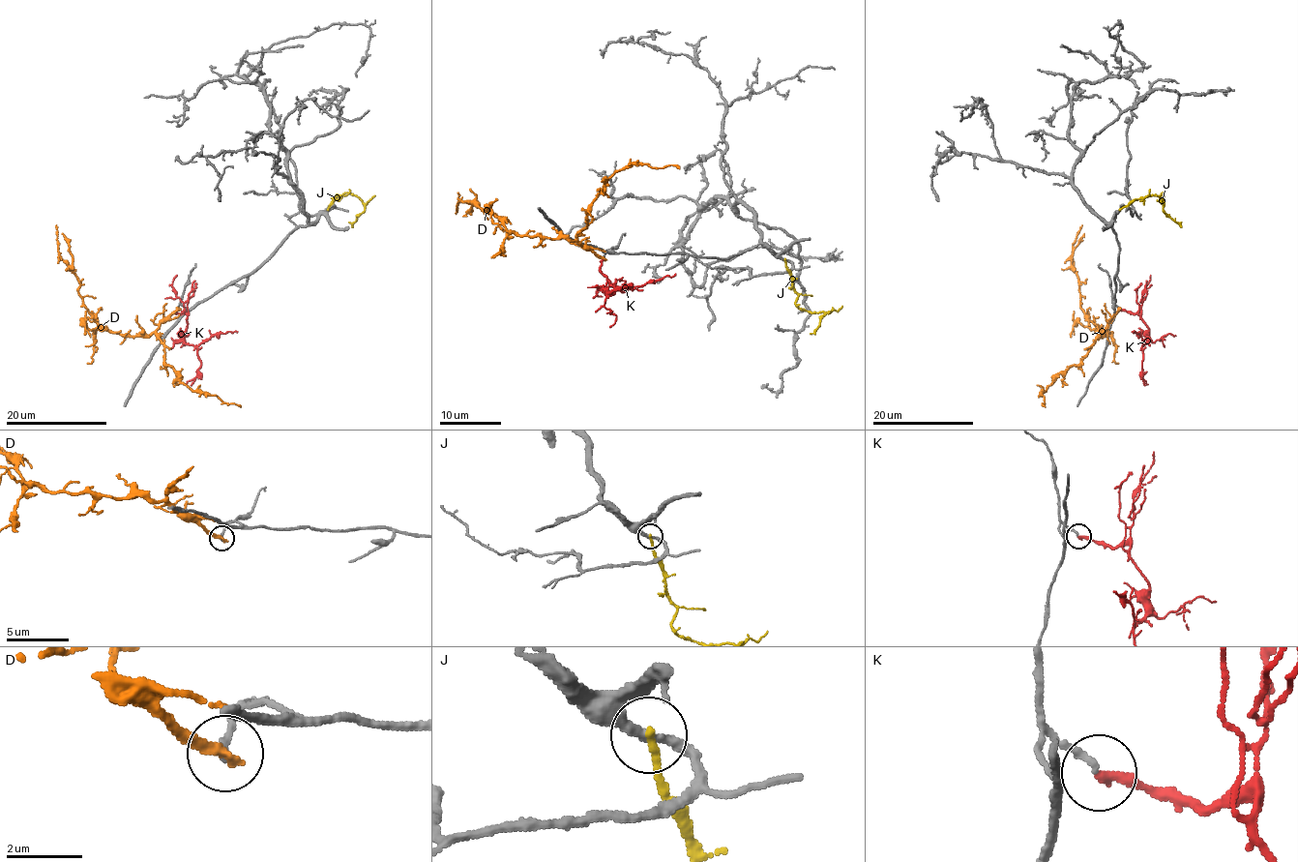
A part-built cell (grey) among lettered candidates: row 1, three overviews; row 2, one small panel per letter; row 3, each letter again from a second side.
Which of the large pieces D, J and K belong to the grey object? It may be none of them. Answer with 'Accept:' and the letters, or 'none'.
Accept: none

